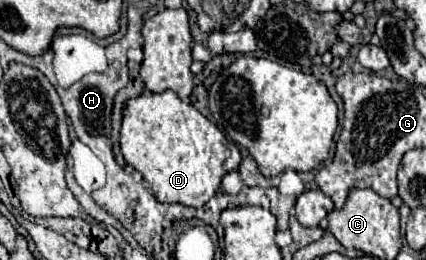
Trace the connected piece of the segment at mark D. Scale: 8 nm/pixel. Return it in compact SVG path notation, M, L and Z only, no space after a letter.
M174 91L164 93L142 93L128 99L122 109L122 129L120 129L120 149L128 165L142 173L150 187L150 193L160 203L182 203L188 207L202 207L220 189L220 181L228 171L236 171L240 165L238 147L228 141L216 125L212 125L192 103L182 101Z

